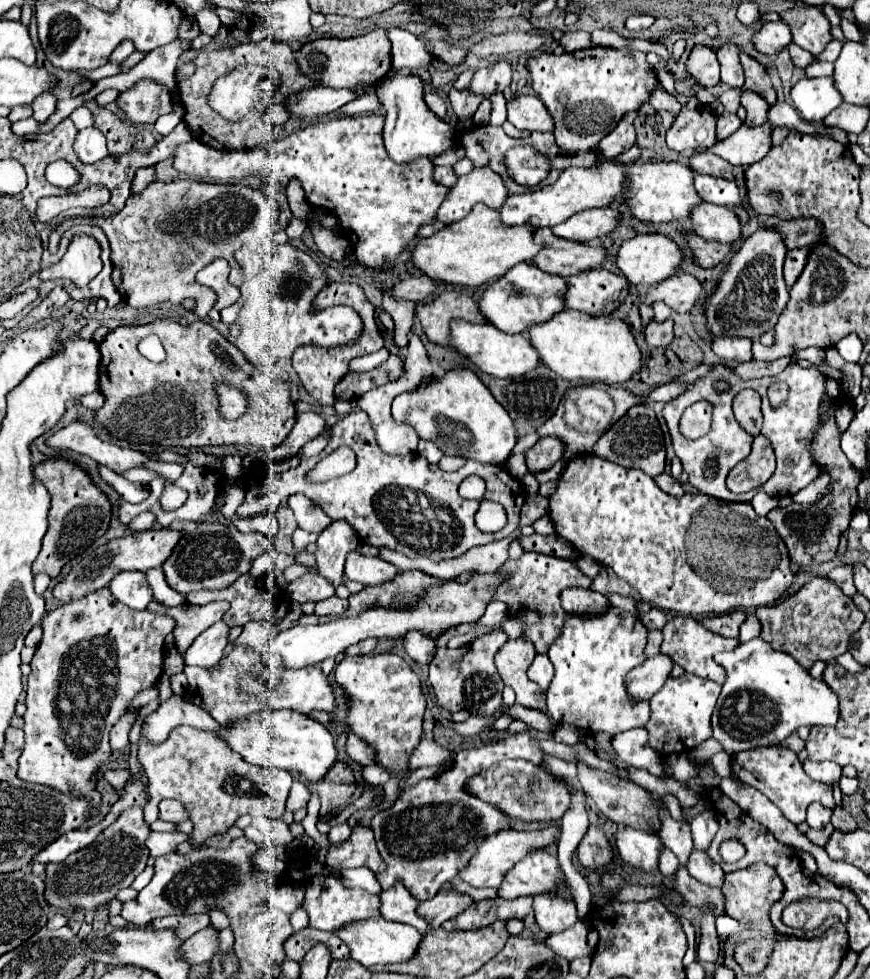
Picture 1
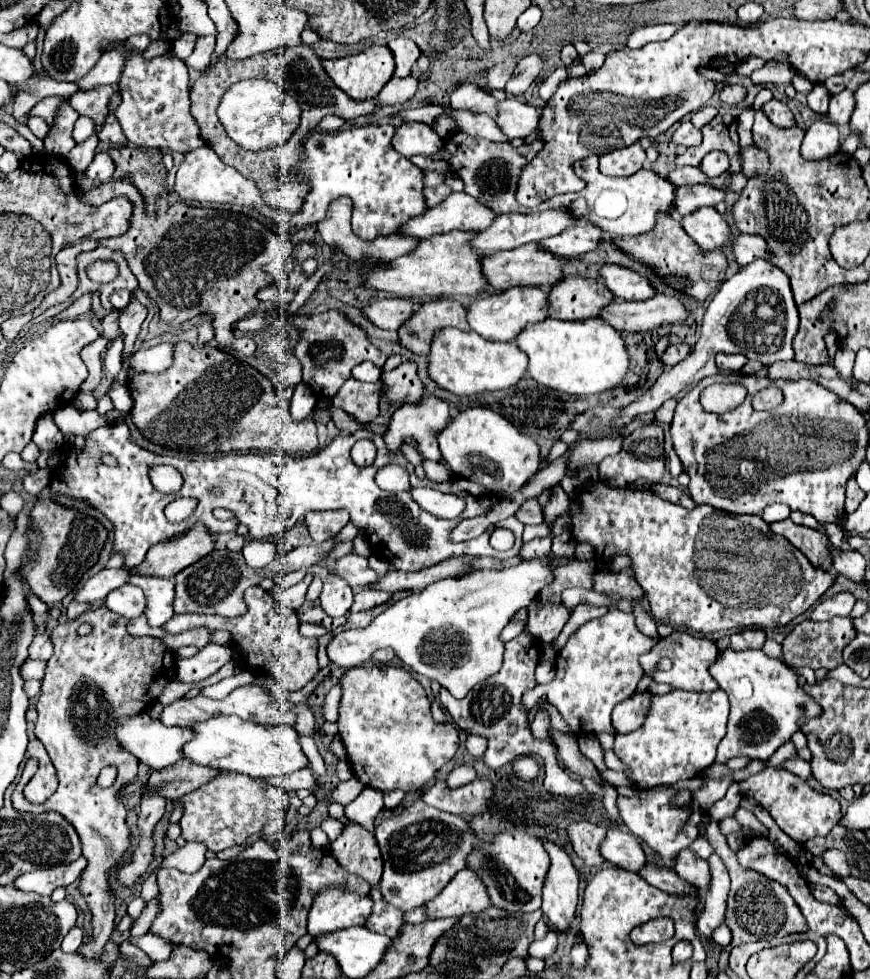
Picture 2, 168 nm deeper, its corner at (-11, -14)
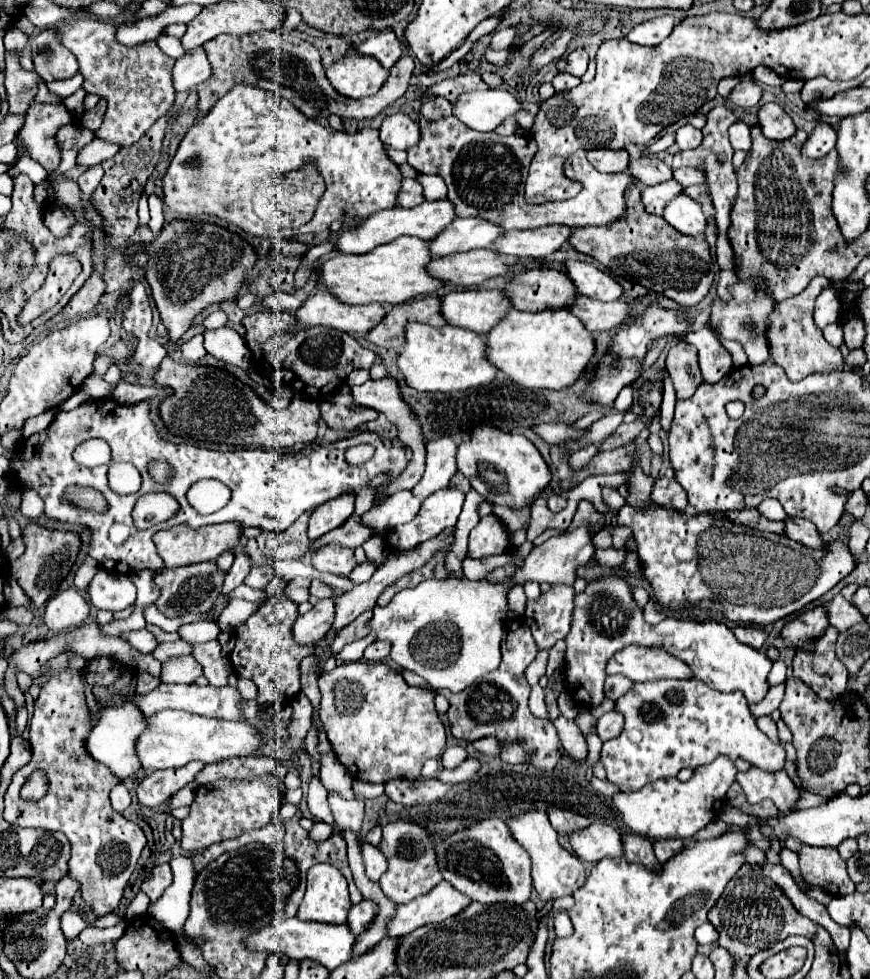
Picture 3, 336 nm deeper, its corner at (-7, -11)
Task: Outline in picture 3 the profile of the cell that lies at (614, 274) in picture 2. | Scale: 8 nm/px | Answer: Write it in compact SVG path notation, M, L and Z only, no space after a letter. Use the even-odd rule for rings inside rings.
M565 261L565 275L575 283L577 293L597 301L615 301L623 293L621 285L607 273L585 261Z

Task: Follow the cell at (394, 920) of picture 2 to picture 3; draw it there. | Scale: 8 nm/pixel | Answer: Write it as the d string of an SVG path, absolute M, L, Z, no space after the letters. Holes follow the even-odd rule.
M363 899L361 903L353 905L349 909L349 915L347 915L347 925L349 925L351 933L361 935L373 923L375 915L377 915L377 905L373 901Z

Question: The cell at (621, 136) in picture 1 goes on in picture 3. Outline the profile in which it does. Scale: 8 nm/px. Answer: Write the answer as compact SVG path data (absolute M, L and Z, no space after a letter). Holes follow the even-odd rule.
M591 149L587 151L587 161L601 173L621 173L627 169L629 155L625 149Z

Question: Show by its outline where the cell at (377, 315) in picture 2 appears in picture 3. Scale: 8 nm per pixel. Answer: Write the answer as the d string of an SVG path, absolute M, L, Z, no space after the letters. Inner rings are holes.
M323 287L309 297L295 313L295 327L291 333L299 333L303 329L311 327L331 327L335 331L343 333L367 333L383 315L387 309L383 305L371 303L371 305L355 305L355 307L345 307L343 303L335 303Z

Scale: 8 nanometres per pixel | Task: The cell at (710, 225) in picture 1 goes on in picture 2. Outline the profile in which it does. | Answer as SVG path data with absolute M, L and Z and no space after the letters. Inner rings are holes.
M703 208L683 216L681 226L703 250L719 250L733 242L731 226L715 208Z

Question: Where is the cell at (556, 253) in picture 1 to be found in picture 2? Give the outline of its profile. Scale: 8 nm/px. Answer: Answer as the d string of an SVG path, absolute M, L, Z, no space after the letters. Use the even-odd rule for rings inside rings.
M537 242L519 246L513 250L505 250L505 252L487 254L483 258L483 272L489 280L489 284L497 290L507 290L513 286L541 286L541 288L549 290L555 284L533 284L533 282L561 282L565 278L563 266L565 266L565 258L543 250L543 246ZM515 282L525 282L525 284L515 284Z

